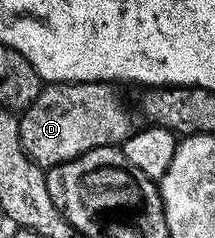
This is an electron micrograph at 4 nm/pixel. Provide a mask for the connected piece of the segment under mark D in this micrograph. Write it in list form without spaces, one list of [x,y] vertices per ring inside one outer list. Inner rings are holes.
[[[54,82],[45,85],[40,94],[19,115],[20,143],[28,159],[41,168],[74,160],[80,154],[103,146],[119,147],[134,133],[132,118],[120,99],[115,85],[106,82]]]

